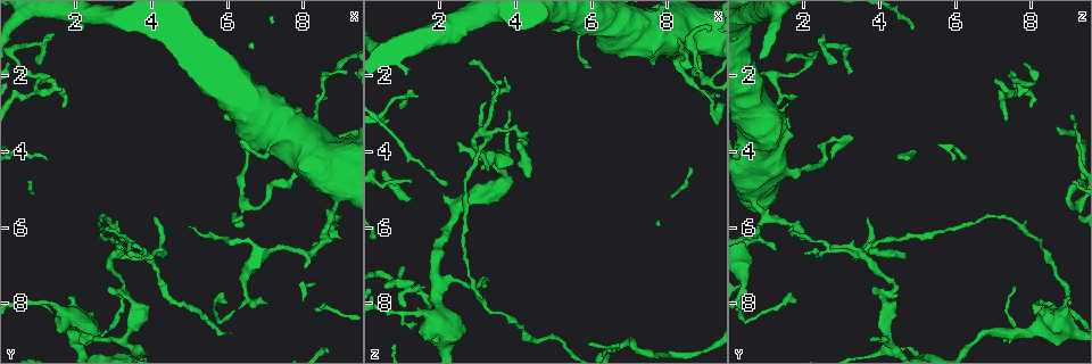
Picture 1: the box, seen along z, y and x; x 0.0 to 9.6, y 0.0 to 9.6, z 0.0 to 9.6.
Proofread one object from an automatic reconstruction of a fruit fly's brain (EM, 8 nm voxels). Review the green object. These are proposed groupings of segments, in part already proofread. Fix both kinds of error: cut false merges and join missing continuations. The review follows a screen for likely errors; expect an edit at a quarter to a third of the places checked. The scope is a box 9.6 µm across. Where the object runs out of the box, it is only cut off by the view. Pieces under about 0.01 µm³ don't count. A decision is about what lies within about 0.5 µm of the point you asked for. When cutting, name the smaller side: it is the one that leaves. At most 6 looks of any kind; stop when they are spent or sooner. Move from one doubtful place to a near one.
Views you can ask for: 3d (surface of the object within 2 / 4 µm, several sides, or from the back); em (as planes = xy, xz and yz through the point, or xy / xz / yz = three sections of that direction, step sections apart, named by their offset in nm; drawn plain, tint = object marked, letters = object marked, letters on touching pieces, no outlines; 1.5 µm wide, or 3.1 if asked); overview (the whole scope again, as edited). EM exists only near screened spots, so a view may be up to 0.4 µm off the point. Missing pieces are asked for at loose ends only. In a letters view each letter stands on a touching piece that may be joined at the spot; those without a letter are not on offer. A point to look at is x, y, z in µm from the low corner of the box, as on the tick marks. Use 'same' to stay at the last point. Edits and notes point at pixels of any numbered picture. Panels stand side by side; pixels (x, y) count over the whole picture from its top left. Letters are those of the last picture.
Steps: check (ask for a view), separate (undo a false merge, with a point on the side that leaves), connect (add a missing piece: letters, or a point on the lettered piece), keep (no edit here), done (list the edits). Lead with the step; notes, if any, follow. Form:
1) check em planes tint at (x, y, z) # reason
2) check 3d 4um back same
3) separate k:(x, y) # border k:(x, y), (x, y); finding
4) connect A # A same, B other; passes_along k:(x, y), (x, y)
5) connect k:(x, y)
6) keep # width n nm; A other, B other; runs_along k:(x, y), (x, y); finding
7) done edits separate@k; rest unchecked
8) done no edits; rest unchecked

check em planes letters at (1.90, 8.80, 7.60)

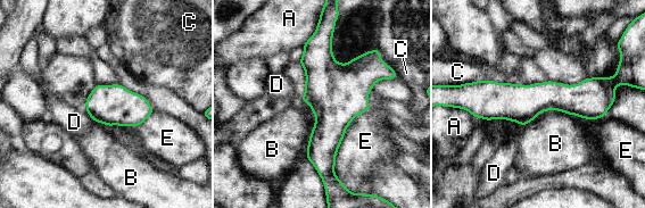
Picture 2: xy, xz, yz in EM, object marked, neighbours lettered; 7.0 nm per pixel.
keep # longest_contact E 550 nm; A other, B other, C other, D other, E other; runs_along 2:(472, 99), (594, 99), (609, 102); continuous, no second cell

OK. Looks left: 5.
check 3d 4um at (1.15, 2.35, 7.55) # sharp bend

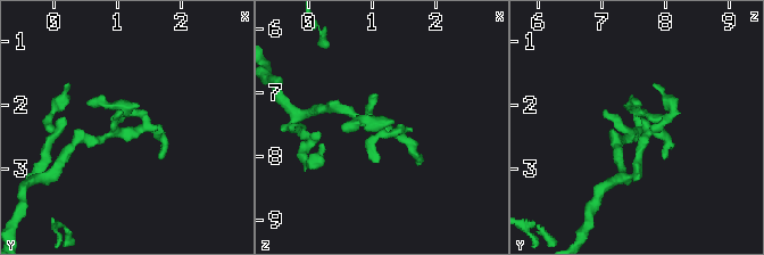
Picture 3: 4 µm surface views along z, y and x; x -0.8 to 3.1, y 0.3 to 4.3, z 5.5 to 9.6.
check em xy step 8 letters at (1.20, 2.45, 7.55)

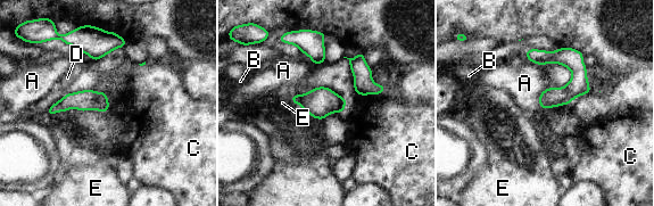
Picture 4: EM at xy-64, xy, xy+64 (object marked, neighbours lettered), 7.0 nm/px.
keep # longest_contact C 220 nm; A other, B other, C other, D other, E other; border 4:(107, 93), (105, 113), (82, 112); continuous, no second cell

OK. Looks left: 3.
check em planes letters at (3.40, 7.90, 4.15) # calibre changes

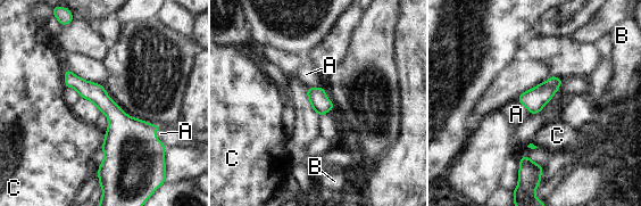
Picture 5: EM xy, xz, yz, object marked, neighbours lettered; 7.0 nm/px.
keep # A other, B other, C other; border 5:(160, 128), (155, 134), (164, 145); one cell here

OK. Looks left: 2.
done no edits; rest unchecked

